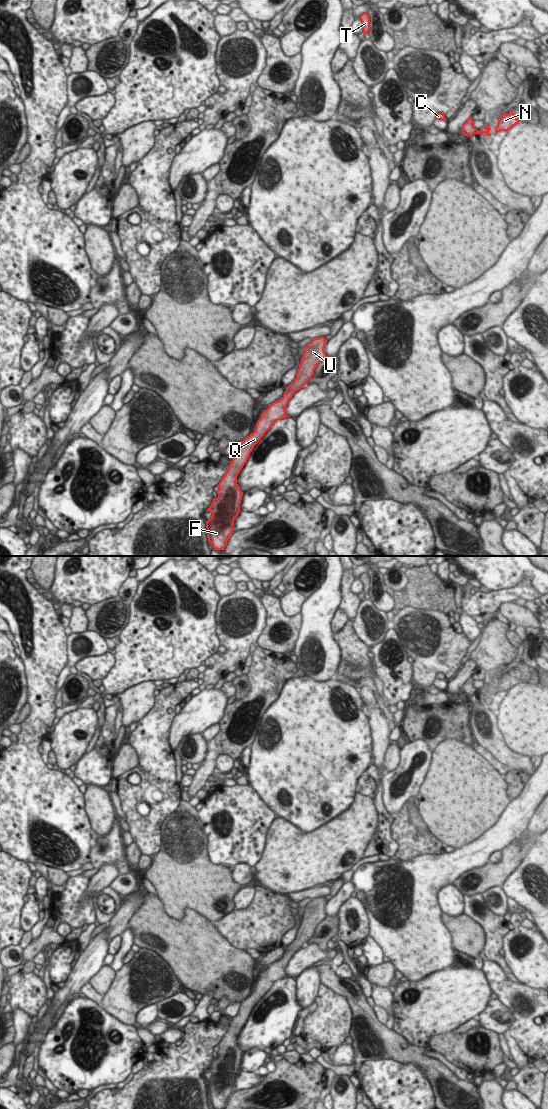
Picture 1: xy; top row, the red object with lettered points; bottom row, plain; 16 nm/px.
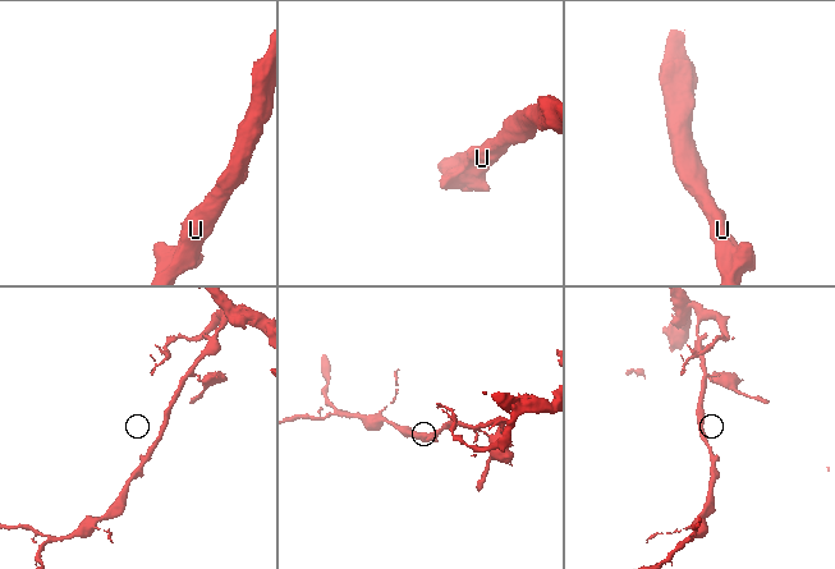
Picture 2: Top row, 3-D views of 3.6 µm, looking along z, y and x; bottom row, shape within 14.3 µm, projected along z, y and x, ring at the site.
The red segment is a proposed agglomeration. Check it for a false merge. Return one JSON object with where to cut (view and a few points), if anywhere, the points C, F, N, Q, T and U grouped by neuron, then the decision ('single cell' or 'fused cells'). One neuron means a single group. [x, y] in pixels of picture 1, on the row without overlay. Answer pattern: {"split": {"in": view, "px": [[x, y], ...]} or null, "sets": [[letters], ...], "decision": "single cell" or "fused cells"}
{"split": {"in": "xy", "px": [[478, 691], [476, 693]]}, "sets": [["C", "F", "Q", "T", "U"], ["N"]], "decision": "fused cells"}

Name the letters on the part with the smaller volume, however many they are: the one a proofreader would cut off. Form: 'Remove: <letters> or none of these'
Remove: N

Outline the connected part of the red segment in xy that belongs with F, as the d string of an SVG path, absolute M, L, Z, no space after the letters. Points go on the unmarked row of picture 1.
M319 897L314 898L304 907L304 913L294 941L287 946L281 959L273 962L263 971L254 992L241 1001L237 1015L230 1022L225 1035L218 1044L218 1057L213 1058L210 1067L207 1069L212 1073L211 1078L206 1081L207 1098L214 1109L225 1109L227 1101L233 1093L234 1080L240 1072L243 1052L236 1043L238 1034L247 1022L254 1006L273 983L290 977L286 974L285 968L293 954L308 943L316 926L326 917L324 911L326 903L327 900L324 897Z

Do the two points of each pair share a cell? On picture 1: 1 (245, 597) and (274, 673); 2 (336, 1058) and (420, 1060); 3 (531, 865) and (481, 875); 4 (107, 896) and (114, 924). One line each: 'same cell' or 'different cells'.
1: different cells
2: different cells
3: different cells
4: different cells

